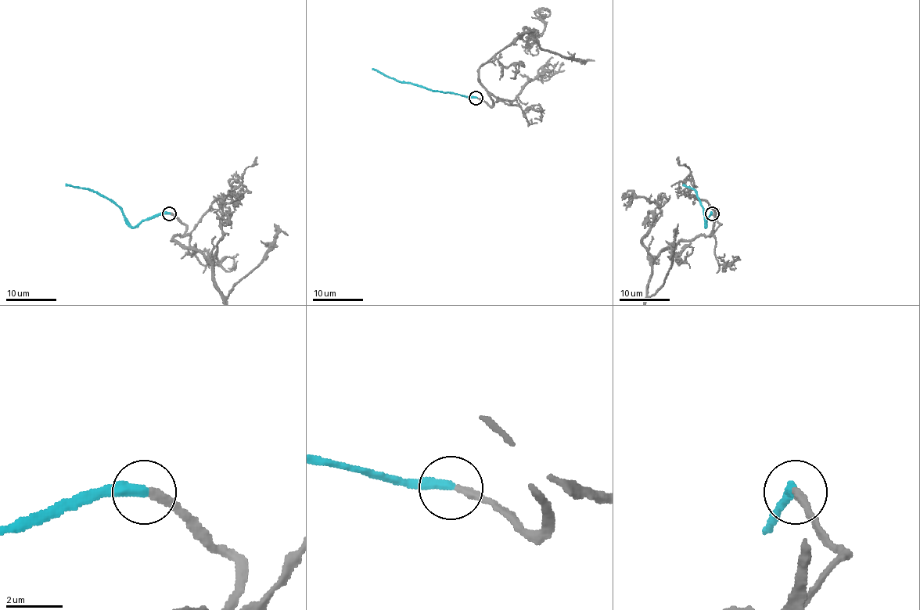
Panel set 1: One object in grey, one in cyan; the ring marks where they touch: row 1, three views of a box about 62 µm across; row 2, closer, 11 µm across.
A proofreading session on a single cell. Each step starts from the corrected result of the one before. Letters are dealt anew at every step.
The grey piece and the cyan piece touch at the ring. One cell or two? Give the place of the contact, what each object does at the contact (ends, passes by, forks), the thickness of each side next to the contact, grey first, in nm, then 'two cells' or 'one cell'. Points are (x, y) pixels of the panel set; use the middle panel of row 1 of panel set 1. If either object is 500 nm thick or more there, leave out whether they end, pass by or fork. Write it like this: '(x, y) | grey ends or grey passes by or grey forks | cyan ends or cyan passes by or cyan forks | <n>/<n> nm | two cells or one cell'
(476, 98) | grey ends | cyan ends | 280/380 nm | one cell

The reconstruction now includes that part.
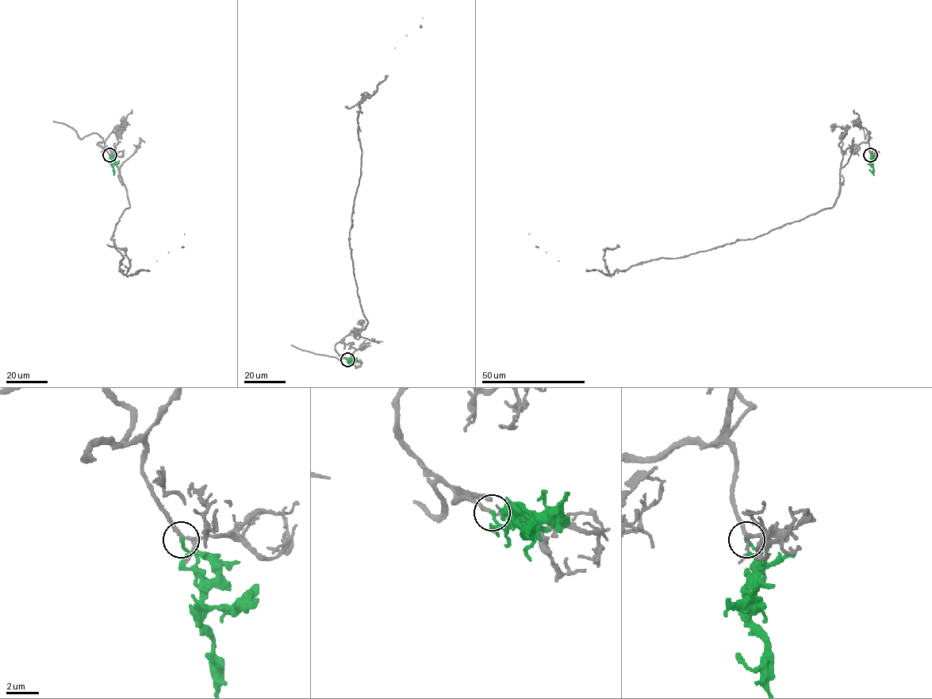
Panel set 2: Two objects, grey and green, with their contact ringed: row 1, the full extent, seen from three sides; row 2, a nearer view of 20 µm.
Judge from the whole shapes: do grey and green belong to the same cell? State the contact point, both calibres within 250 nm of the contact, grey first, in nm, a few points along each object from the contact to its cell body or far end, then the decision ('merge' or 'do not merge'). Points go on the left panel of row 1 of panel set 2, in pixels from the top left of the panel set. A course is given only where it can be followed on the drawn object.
place (109, 155); calibres 180 and 240 nm; course grey (109, 154), (97, 144), (113, 155), (129, 203), (111, 238), (121, 271), (149, 270), (183, 246), (184, 234); course green (109, 155), (114, 175); do not merge

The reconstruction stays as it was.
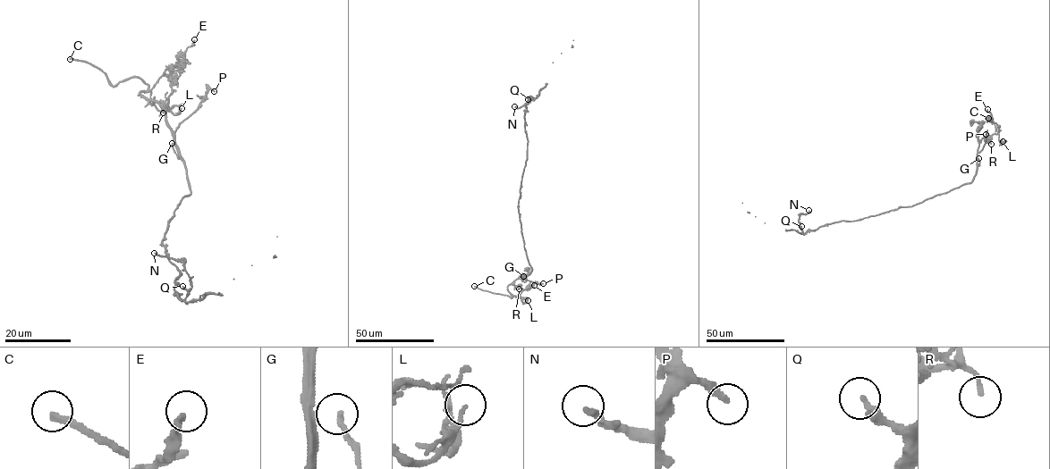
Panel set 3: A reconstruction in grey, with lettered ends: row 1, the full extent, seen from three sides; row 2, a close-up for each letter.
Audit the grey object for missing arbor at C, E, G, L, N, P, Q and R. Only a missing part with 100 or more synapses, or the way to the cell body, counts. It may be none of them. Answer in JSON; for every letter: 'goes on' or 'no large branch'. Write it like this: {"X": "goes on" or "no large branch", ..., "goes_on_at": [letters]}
{"C": "goes on", "E": "no large branch", "G": "no large branch", "L": "no large branch", "N": "no large branch", "P": "no large branch", "Q": "no large branch", "R": "no large branch", "goes_on_at": ["C"]}

